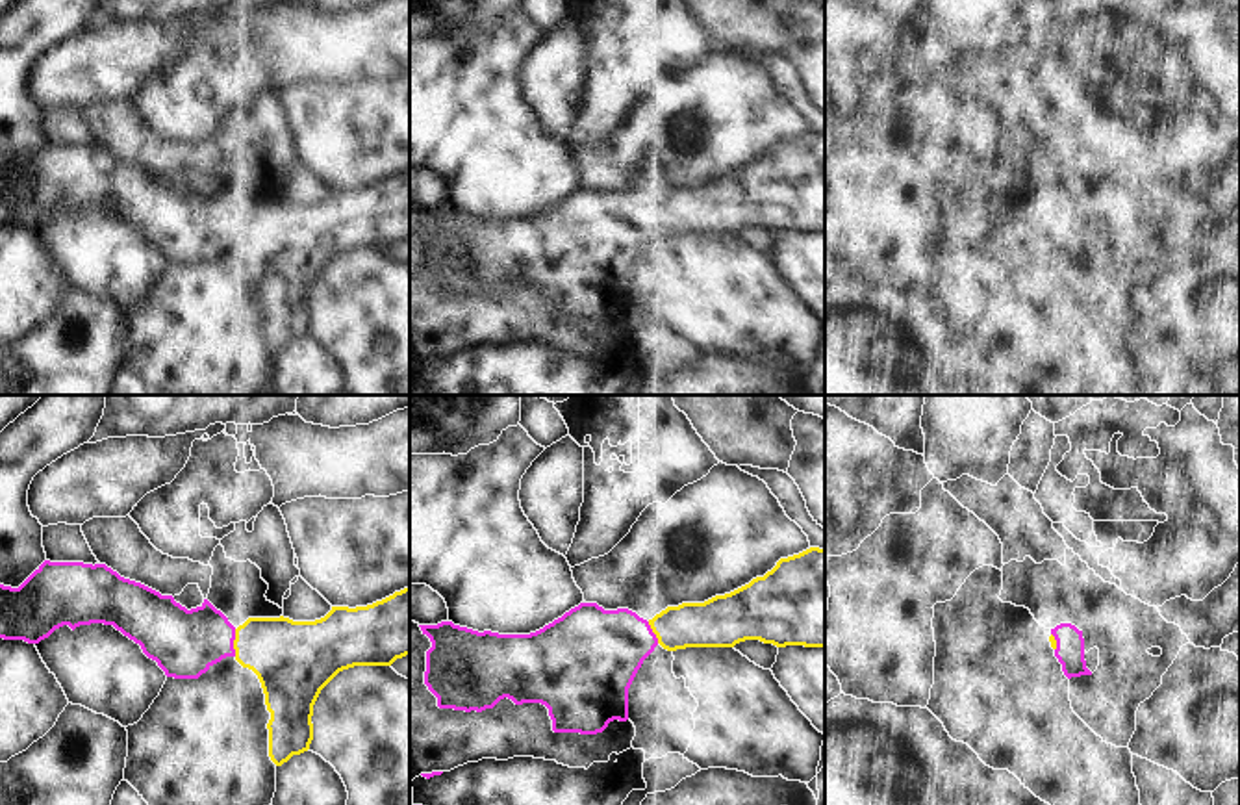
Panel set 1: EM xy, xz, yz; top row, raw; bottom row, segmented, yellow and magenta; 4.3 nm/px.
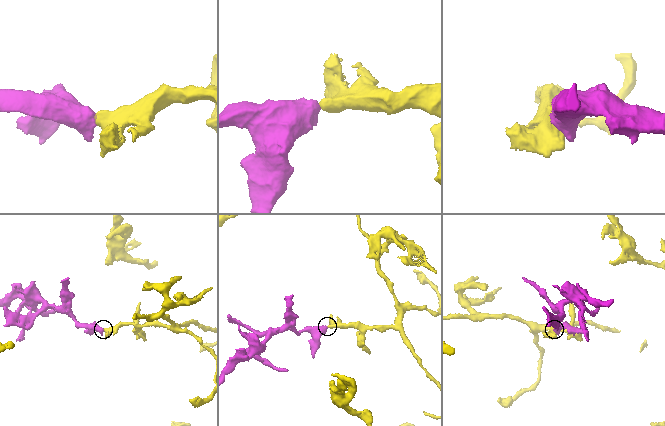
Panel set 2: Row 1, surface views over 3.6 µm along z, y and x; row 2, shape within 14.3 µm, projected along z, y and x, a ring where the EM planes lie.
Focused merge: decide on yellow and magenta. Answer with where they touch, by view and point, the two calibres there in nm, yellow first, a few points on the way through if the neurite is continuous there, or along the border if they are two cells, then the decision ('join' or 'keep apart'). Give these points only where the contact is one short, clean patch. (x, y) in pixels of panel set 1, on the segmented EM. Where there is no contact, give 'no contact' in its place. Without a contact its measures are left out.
meets yellow in xy at (234, 642); 320 nm thick on the yellow side, 280 nm on the other; runs through xy (290, 657), (264, 644), (234, 642), (184, 642); join

